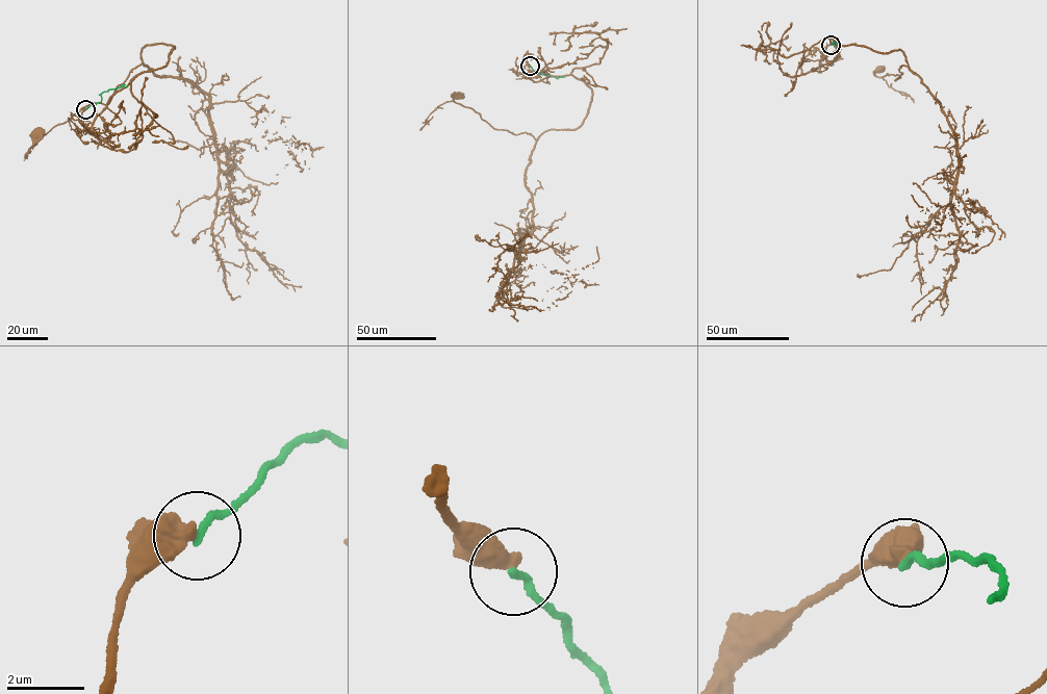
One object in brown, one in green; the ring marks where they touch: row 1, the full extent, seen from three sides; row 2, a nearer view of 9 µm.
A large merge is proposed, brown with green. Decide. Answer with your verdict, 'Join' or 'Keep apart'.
Keep apart

